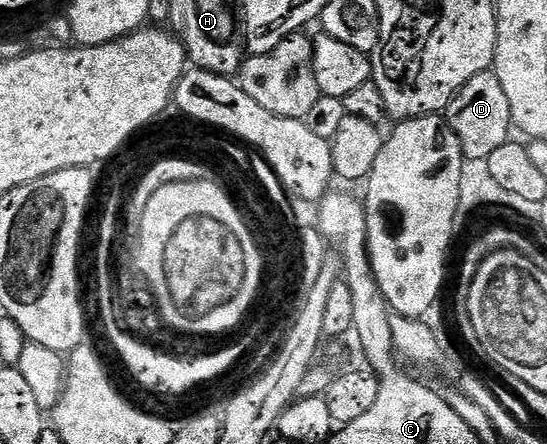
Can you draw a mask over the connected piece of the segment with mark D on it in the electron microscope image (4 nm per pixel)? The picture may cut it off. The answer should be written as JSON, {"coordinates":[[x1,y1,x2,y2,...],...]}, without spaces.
{"coordinates":[[492,69,478,73,478,77,470,77,470,81,462,85,460,92,447,105,446,118,462,145,465,160,468,161,487,161,494,149,509,142,511,135,508,134,513,134,514,131,510,100,502,89,502,81,498,81,496,72]]}

